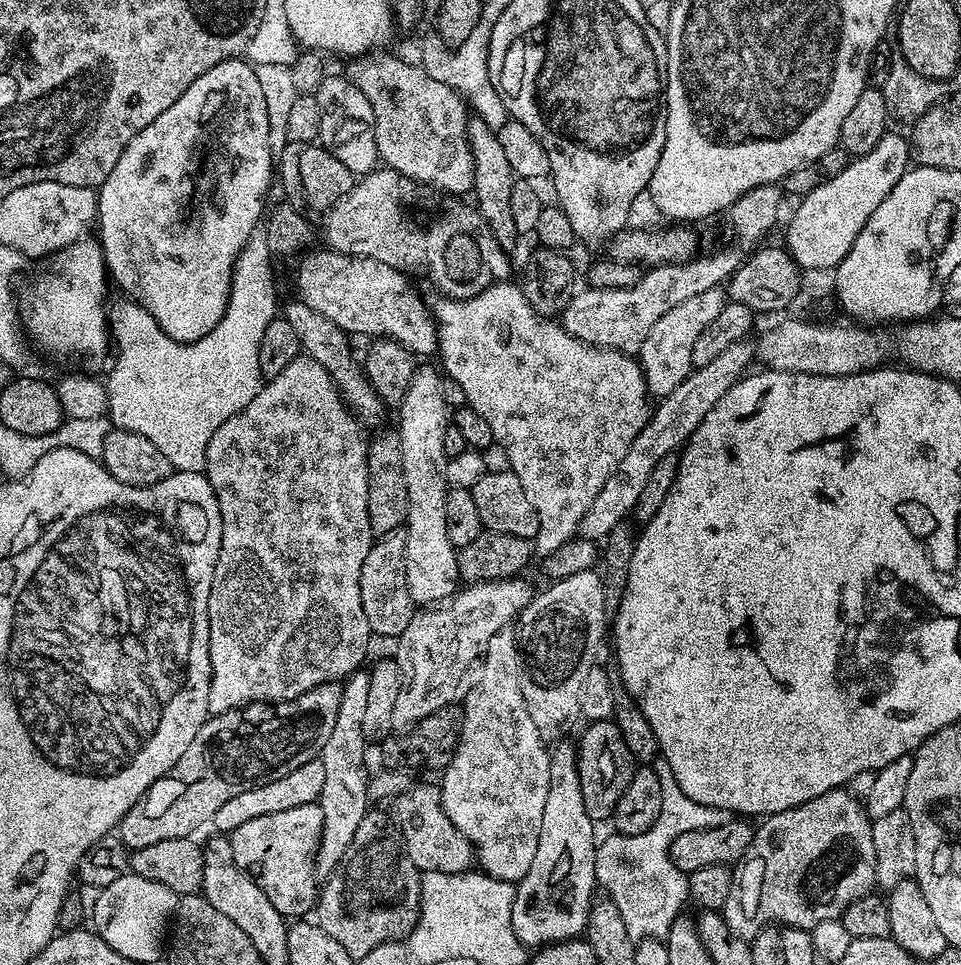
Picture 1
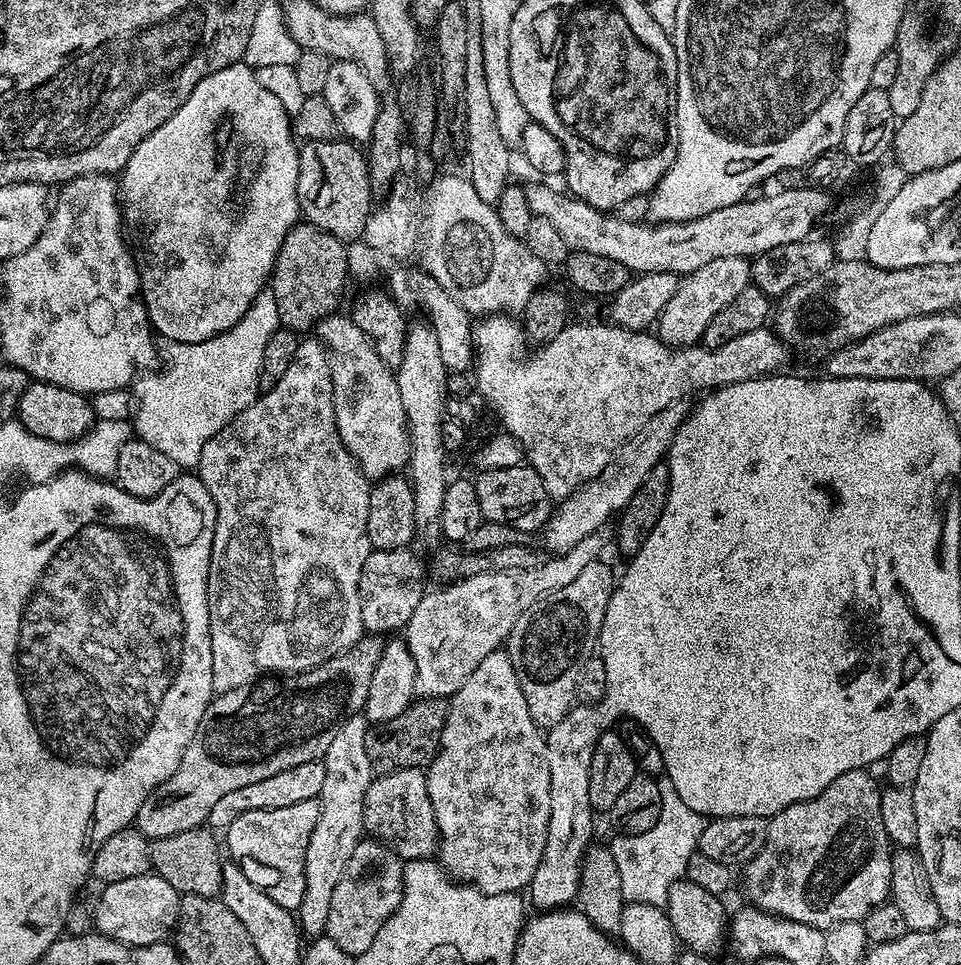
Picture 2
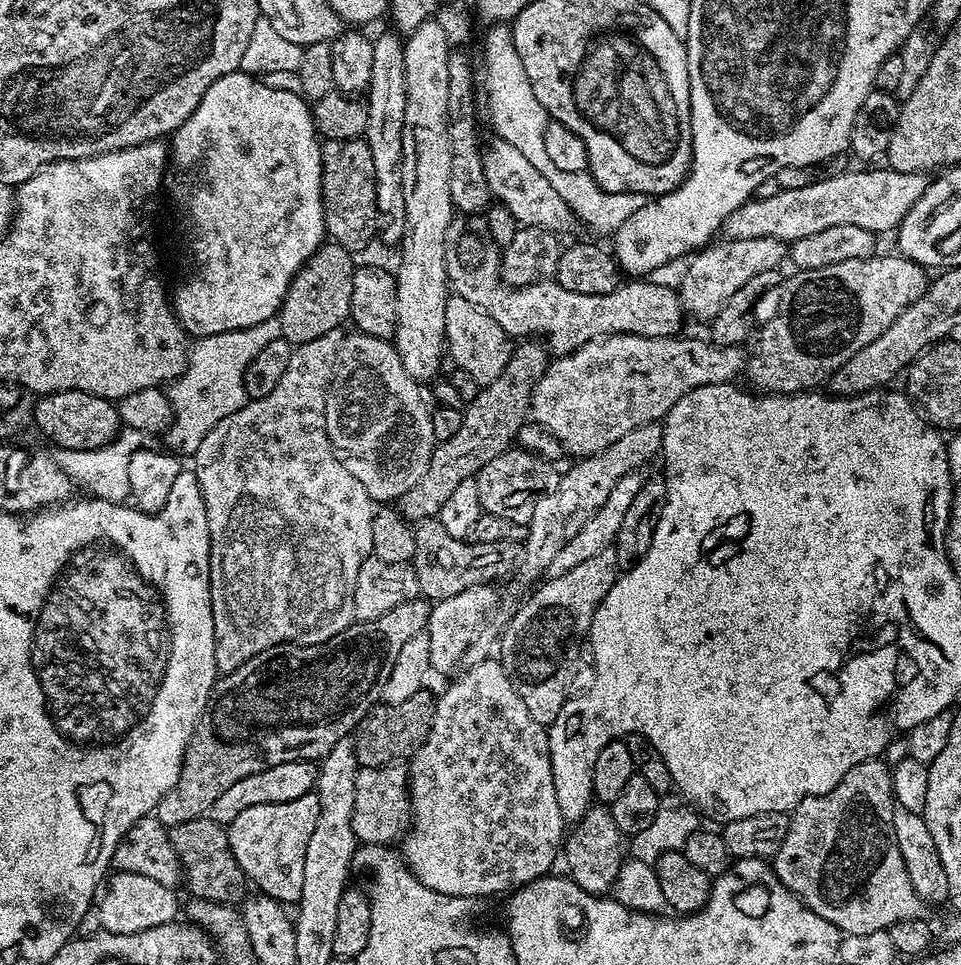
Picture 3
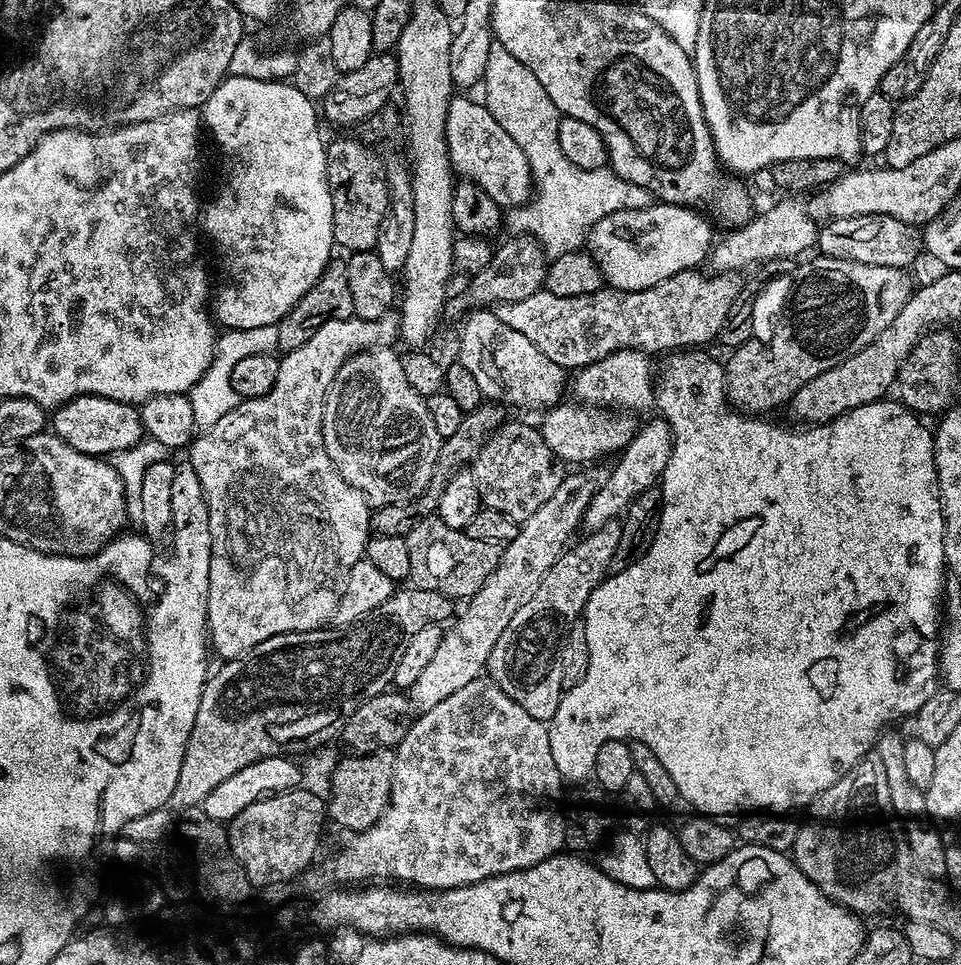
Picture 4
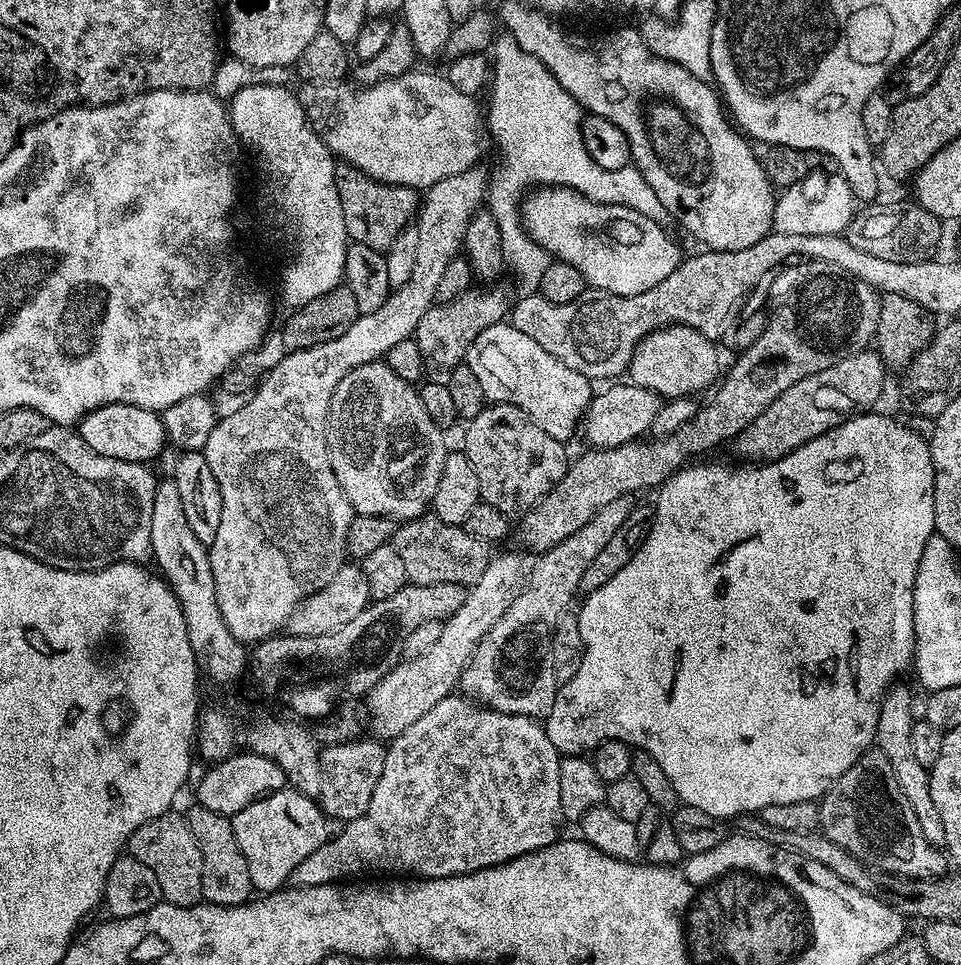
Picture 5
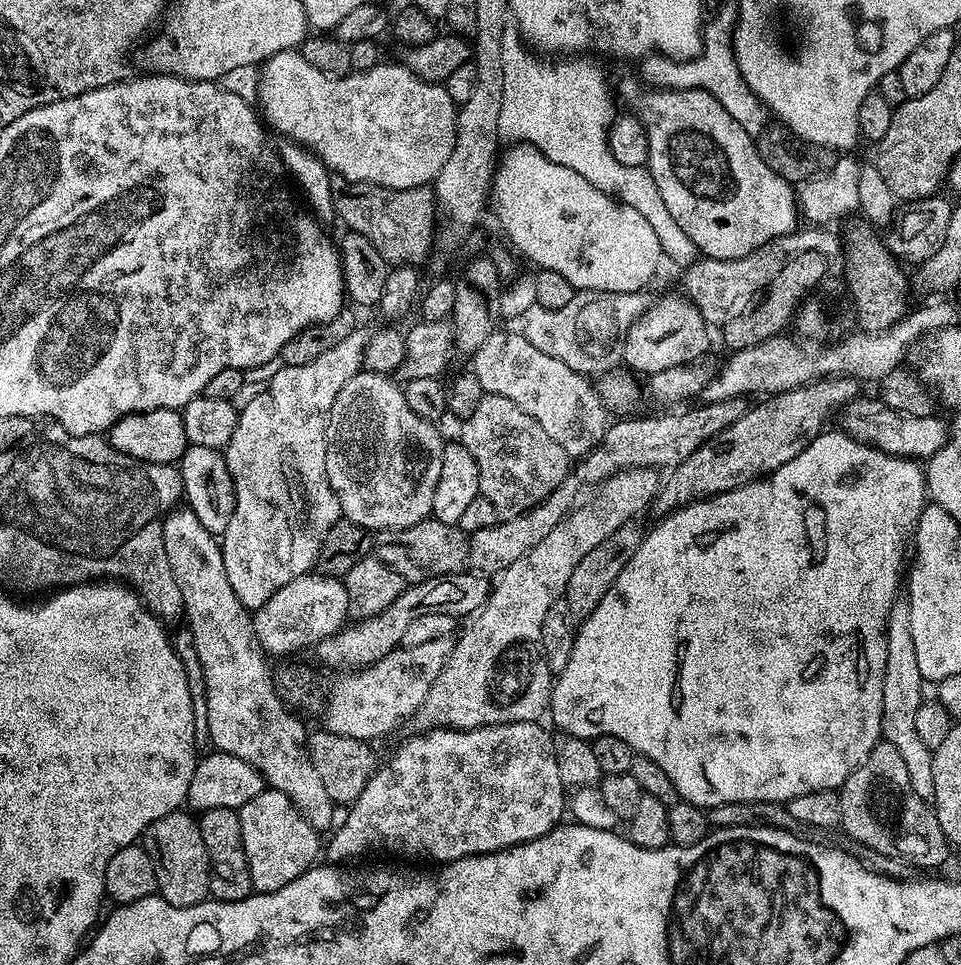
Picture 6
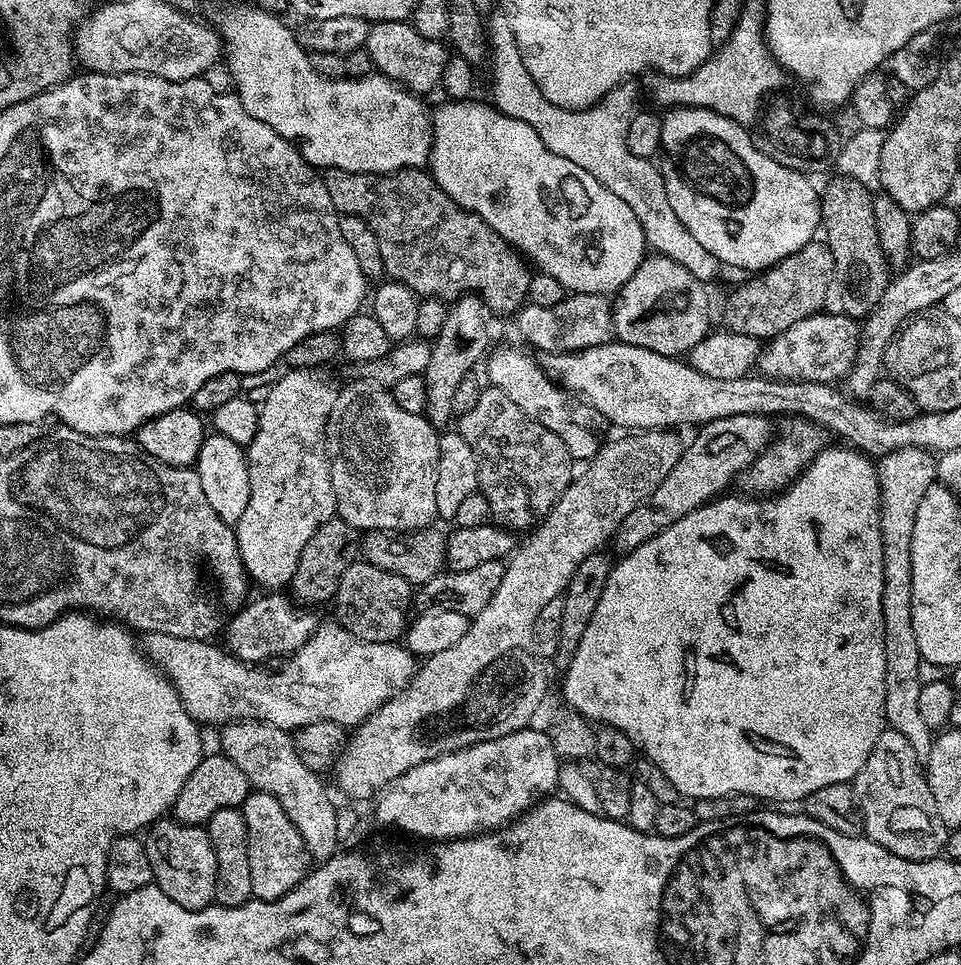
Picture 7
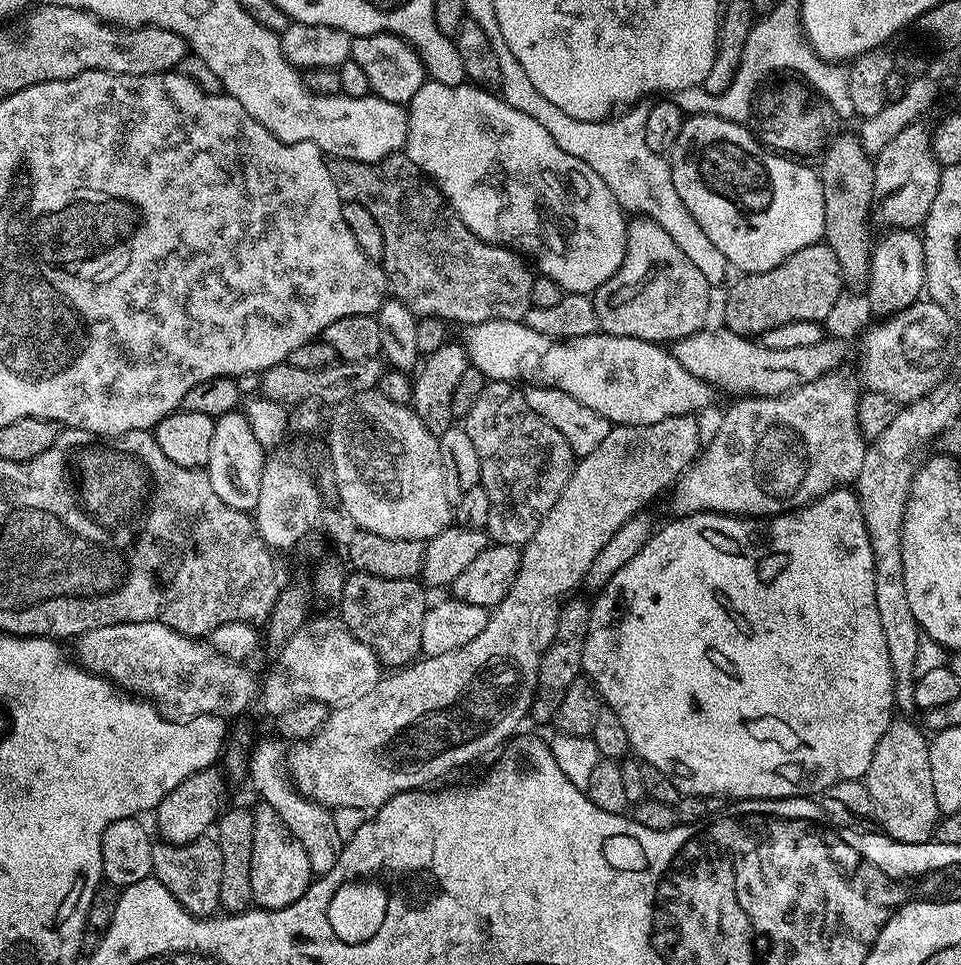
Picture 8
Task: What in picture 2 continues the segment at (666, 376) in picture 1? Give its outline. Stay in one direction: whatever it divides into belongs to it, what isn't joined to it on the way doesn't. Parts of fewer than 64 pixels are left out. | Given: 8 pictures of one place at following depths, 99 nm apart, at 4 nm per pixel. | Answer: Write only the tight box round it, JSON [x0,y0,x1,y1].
[658,256,752,348]

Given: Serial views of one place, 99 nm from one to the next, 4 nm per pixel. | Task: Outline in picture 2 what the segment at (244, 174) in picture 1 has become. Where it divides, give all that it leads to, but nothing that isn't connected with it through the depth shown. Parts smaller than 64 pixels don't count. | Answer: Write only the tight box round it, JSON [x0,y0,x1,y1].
[118,63,301,344]

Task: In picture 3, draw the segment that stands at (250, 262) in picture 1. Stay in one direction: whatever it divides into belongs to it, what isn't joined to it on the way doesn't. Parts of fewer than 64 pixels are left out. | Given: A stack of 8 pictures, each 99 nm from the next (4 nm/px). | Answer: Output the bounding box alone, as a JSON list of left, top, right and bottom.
[162,318,281,458]

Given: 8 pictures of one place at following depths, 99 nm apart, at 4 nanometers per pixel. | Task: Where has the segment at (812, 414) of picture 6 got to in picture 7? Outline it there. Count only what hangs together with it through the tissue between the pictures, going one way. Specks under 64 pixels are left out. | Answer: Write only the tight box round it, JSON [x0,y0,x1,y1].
[614,414,773,554]

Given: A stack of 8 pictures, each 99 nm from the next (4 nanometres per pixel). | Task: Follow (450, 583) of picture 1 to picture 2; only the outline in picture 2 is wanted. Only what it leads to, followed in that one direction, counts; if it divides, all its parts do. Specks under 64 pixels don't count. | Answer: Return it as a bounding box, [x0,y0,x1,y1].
[395,323,450,545]

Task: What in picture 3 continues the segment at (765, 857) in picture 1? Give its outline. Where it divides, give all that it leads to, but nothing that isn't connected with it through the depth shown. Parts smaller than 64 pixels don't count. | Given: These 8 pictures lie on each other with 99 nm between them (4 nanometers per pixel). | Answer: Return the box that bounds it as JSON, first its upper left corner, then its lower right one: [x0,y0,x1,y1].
[771,759,930,934]

